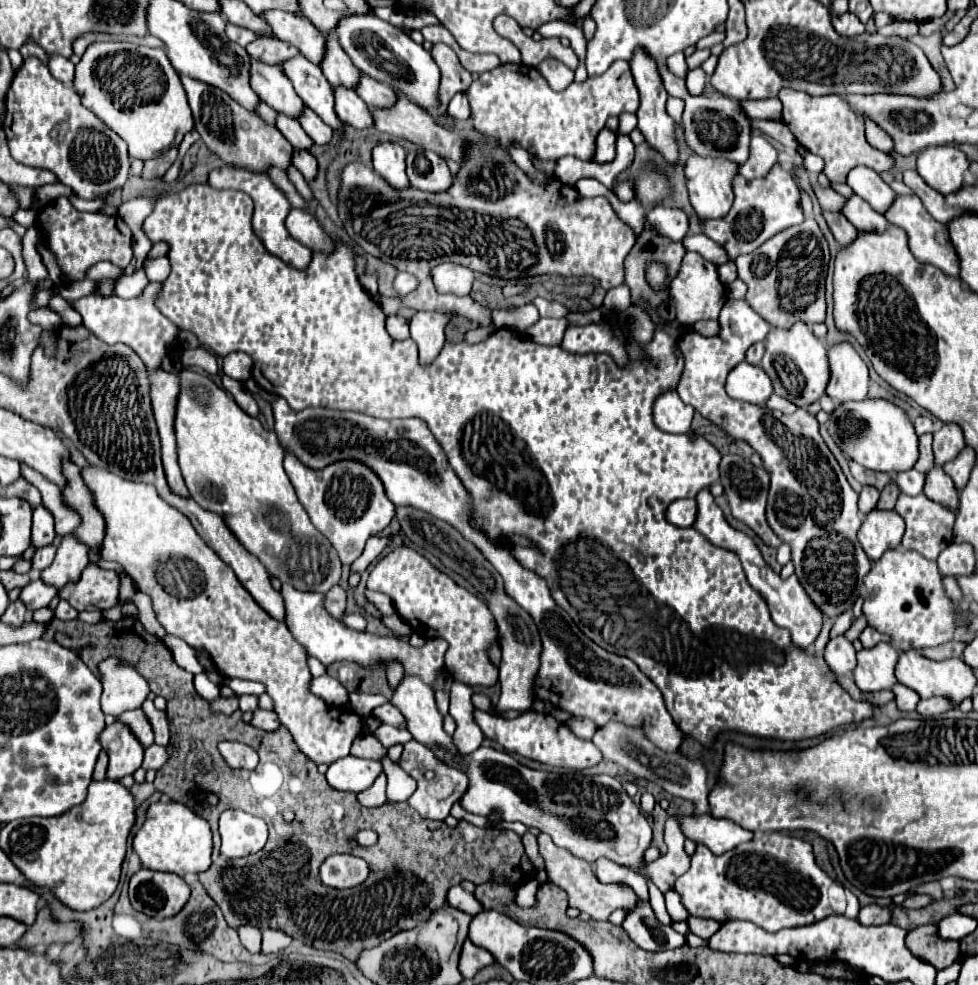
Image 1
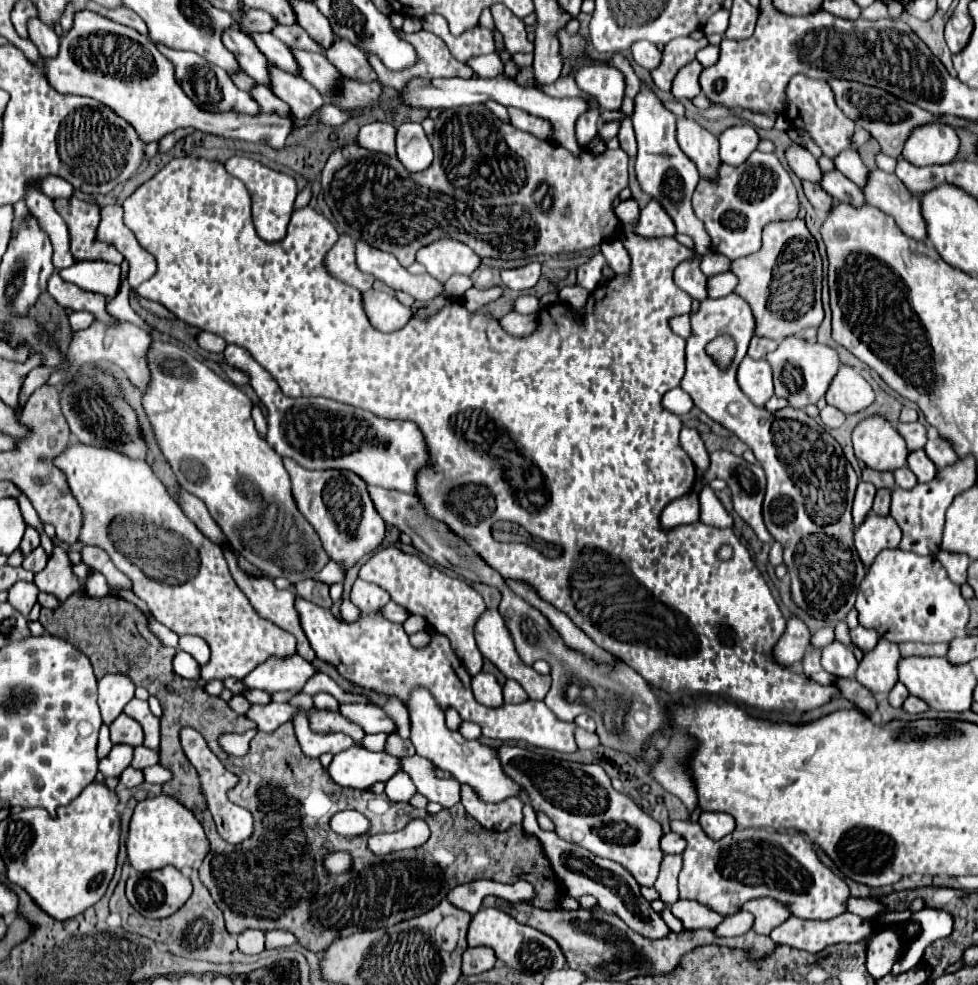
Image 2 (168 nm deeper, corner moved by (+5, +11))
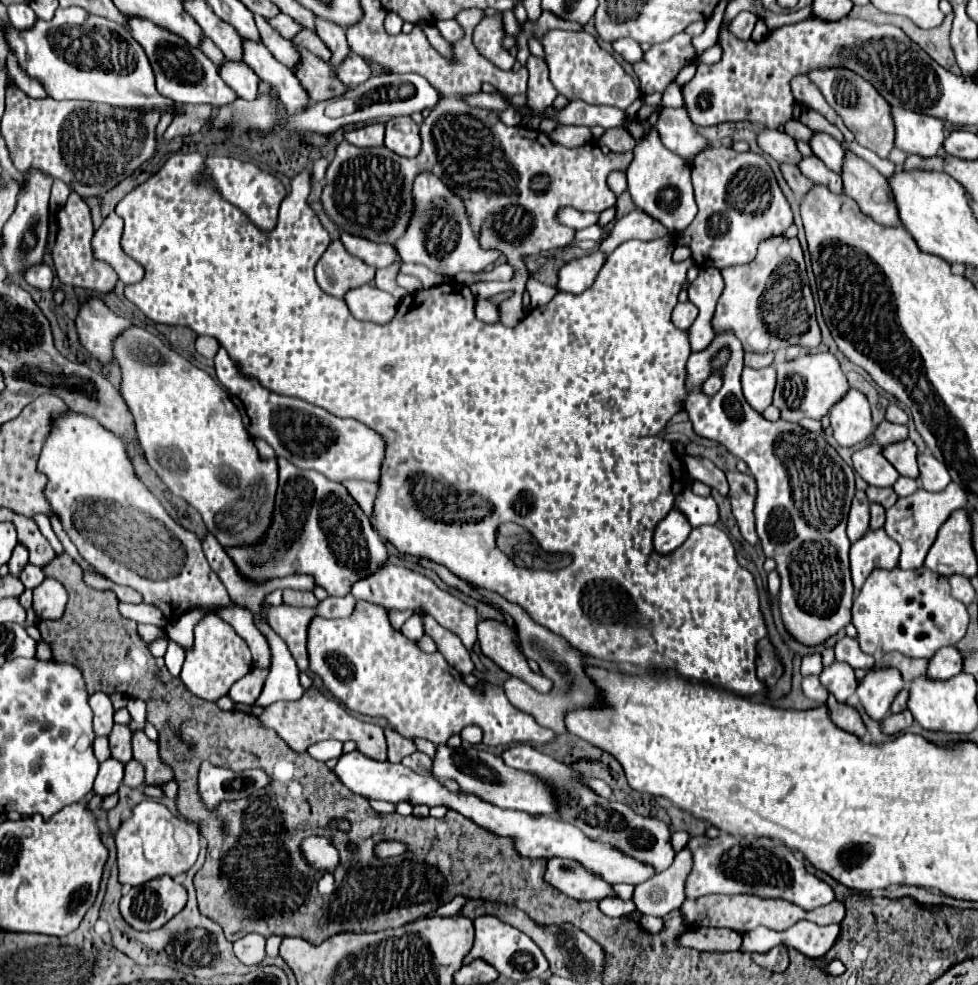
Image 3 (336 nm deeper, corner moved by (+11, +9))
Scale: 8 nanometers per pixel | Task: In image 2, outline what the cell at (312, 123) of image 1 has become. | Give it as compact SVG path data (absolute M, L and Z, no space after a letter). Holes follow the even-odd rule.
M271 65L271 85L273 93L291 107L295 119L309 119L319 107L325 105L323 95L319 95L319 91L311 87L311 83L307 83L303 77L277 71L277 67L273 65Z

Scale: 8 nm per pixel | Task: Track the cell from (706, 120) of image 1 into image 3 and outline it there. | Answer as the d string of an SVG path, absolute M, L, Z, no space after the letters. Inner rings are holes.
M617 39L617 41L613 41L613 49L615 49L625 61L629 61L629 63L635 63L635 61L639 61L639 59L643 57L643 51L641 51L639 43L633 41L633 39Z

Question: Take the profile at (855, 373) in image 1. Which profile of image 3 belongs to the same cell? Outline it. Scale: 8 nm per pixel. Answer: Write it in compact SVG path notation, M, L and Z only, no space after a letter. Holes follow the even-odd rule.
M849 389L847 397L831 409L829 419L833 437L841 447L859 445L873 433L869 401L857 389Z

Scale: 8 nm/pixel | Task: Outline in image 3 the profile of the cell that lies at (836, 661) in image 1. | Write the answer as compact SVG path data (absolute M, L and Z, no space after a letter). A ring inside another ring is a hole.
M835 661L831 669L823 669L821 685L841 703L845 703L857 689L853 669L849 669L849 665L841 665L839 661Z

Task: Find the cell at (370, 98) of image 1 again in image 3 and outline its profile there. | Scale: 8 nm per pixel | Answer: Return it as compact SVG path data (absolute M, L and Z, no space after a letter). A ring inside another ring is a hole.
M315 17L315 31L321 37L321 41L325 41L325 45L329 45L333 57L331 57L331 65L335 65L337 61L343 61L343 57L349 55L349 45L345 41L345 29L323 19L323 17Z

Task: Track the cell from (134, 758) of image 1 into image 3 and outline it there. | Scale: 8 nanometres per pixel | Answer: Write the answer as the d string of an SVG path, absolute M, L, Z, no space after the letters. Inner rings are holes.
M107 759L99 765L99 773L97 773L97 779L93 785L93 793L101 795L101 797L109 797L119 789L121 781L123 781L123 765L119 761Z

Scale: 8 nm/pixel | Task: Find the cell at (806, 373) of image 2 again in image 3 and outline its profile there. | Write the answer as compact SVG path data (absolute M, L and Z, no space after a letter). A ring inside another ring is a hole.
M809 353L797 357L795 361L777 363L777 387L773 405L781 411L783 421L797 423L803 417L821 421L825 415L829 415L829 409L845 397L847 391L847 377L843 375L839 361L831 353Z

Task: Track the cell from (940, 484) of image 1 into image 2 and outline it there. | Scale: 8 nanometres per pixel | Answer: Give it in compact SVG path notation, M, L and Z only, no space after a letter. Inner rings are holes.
M921 449L921 451L913 451L913 453L909 453L907 463L909 463L911 471L917 475L917 479L919 479L921 483L927 483L927 481L935 479L935 475L937 475L937 467L935 467L935 463L931 463L931 459L925 455L923 449Z

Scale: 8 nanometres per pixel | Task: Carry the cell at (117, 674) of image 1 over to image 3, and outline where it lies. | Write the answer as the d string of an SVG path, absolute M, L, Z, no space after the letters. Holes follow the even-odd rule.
M93 693L89 697L89 705L95 713L93 717L93 727L95 727L95 735L109 735L111 729L113 729L113 705L111 705L111 699L109 695L105 693Z

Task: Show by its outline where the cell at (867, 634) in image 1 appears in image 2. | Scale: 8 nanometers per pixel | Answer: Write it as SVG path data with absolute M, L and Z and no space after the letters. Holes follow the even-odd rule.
M855 627L851 629L851 641L861 649L861 651L869 651L871 647L875 647L879 635L873 631L873 629L867 629L867 627Z

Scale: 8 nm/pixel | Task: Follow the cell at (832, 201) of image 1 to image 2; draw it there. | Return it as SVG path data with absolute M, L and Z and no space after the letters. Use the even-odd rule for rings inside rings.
M793 145L787 149L787 161L789 167L793 169L793 173L801 179L801 181L811 181L811 183L819 183L821 181L821 169L817 165L817 159L801 145Z

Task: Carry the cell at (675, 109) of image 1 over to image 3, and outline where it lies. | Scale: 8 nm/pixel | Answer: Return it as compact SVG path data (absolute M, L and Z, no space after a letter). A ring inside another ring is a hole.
M677 33L665 43L653 45L643 53L643 59L633 63L633 71L639 77L641 91L645 95L655 91L665 91L665 87L675 81L679 71L695 59L695 49L687 33Z

